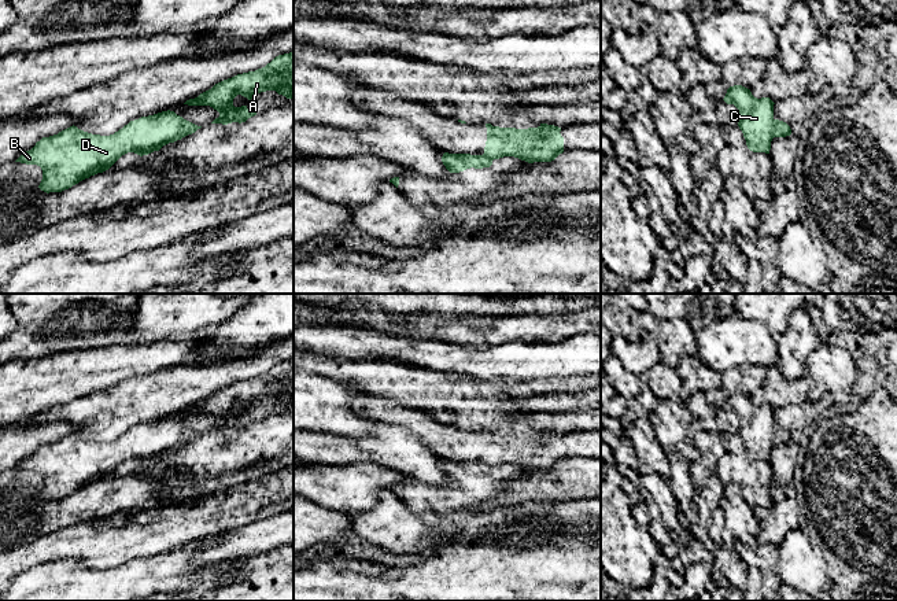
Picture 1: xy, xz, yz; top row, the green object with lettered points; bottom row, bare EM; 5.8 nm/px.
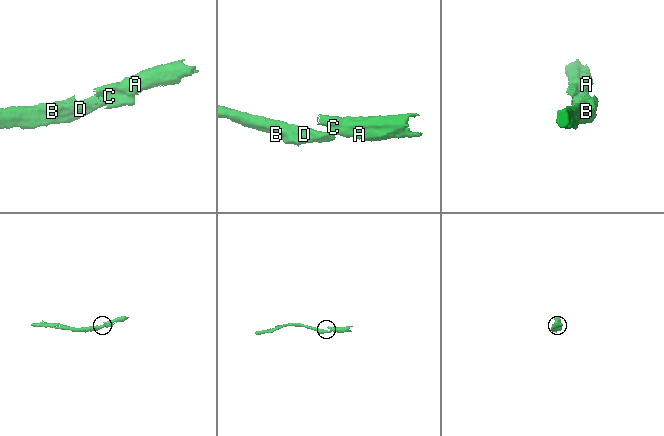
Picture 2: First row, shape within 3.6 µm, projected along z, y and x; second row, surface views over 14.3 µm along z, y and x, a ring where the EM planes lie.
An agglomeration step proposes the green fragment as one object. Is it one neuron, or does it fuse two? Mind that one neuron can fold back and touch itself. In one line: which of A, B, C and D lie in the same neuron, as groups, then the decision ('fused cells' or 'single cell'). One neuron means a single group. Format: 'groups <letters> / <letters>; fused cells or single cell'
groups A C / B D; fused cells

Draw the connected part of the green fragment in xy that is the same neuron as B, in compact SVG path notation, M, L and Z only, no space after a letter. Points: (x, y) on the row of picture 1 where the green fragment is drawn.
M167 110L130 121L110 136L92 134L73 125L58 134L43 137L15 162L41 167L41 191L62 192L108 170L128 152L143 156L181 140L185 134L184 123L182 117Z

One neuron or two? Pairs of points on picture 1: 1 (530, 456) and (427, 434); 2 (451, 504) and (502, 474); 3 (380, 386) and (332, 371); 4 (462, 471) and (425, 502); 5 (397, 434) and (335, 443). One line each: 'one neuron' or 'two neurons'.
1: one neuron
2: one neuron
3: one neuron
4: one neuron
5: one neuron

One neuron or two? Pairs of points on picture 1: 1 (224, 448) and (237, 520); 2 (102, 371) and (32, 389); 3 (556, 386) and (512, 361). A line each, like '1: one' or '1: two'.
1: two
2: one
3: two

